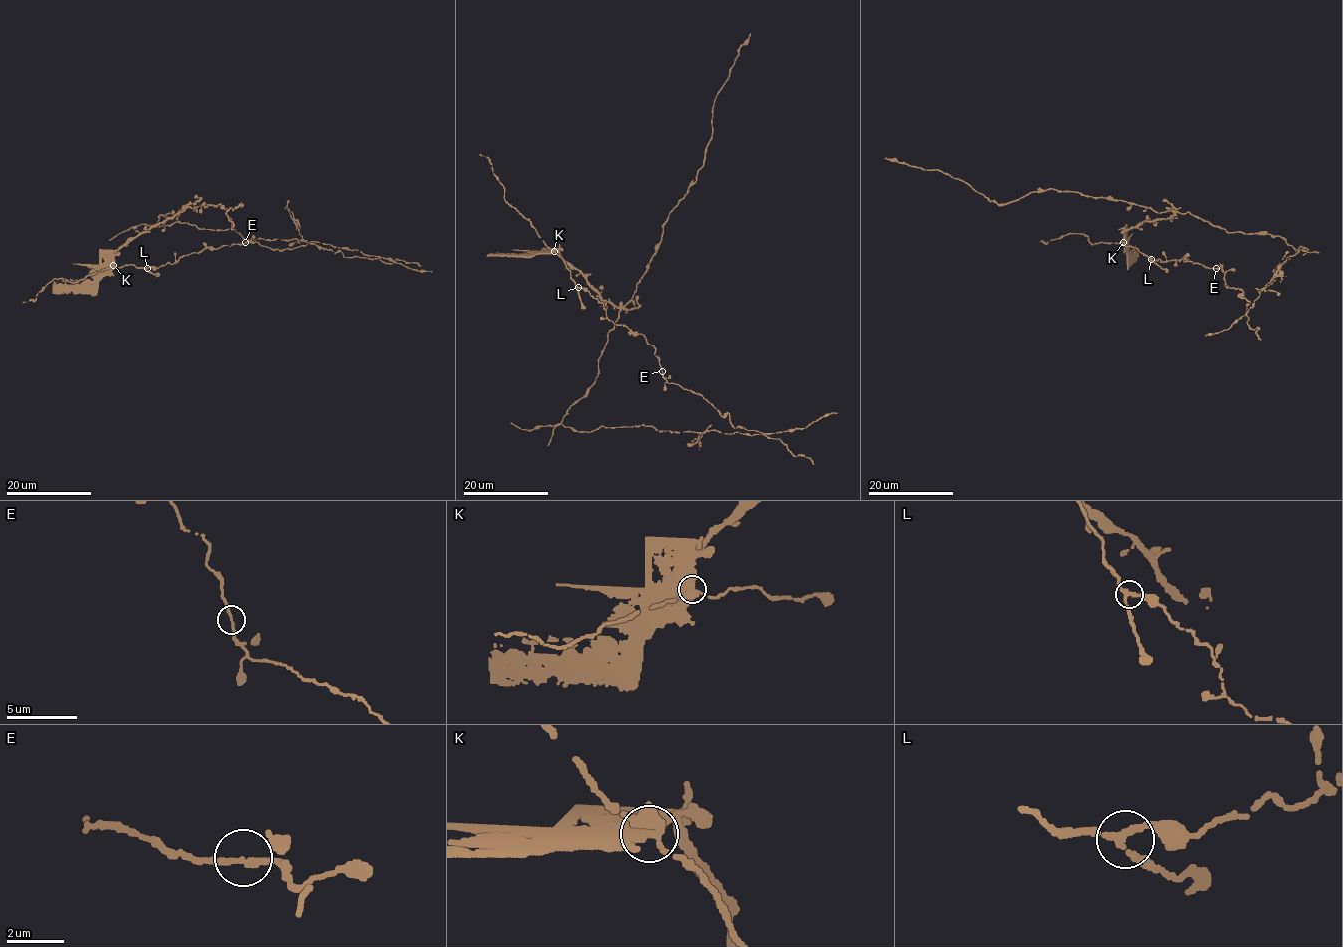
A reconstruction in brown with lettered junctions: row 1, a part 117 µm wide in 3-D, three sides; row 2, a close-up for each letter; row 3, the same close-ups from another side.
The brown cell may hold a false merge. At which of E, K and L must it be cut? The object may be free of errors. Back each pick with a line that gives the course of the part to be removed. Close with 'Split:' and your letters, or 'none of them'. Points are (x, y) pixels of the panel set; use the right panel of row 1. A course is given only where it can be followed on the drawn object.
K: Course of the part to remove: (1123, 242), (1145, 220), (1188, 212), (1229, 232), (1277, 235), (1299, 250), (1277, 265), (1245, 314), (1205, 335)
Split: K

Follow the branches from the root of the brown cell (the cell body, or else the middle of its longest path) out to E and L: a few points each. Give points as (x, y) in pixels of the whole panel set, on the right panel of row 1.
E: (1126, 246), (1137, 248), (1152, 261), (1184, 258), (1184, 262), (1216, 268)
L: (1126, 246), (1137, 248), (1151, 259)

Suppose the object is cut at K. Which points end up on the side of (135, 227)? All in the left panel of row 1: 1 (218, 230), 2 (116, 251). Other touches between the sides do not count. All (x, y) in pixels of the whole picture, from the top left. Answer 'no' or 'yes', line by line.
1: yes
2: yes

